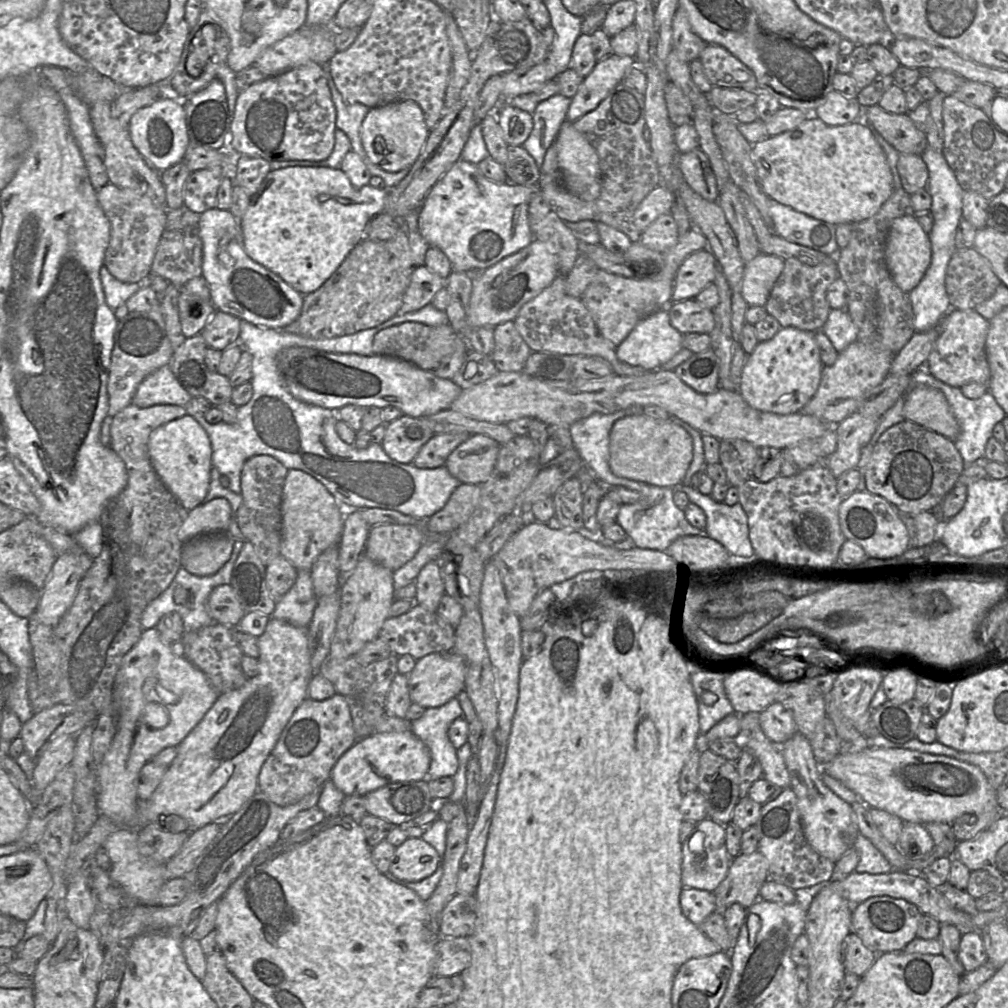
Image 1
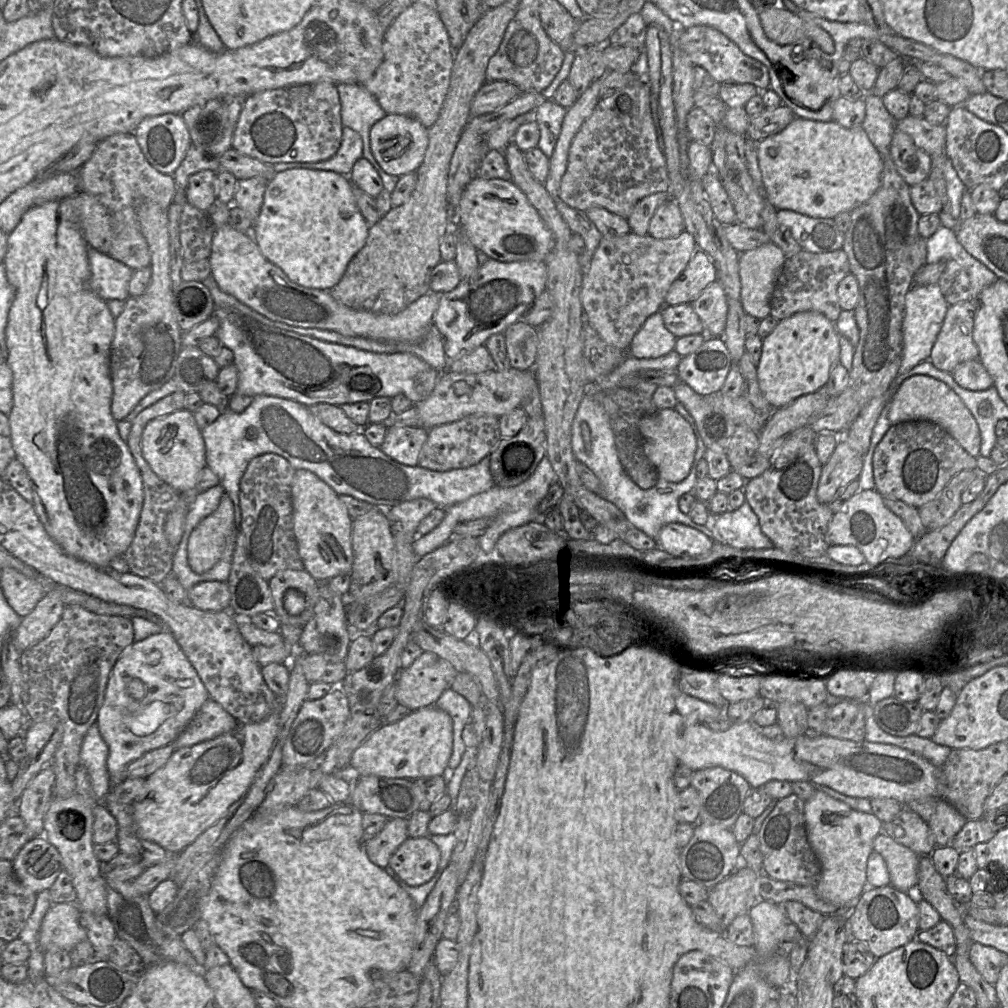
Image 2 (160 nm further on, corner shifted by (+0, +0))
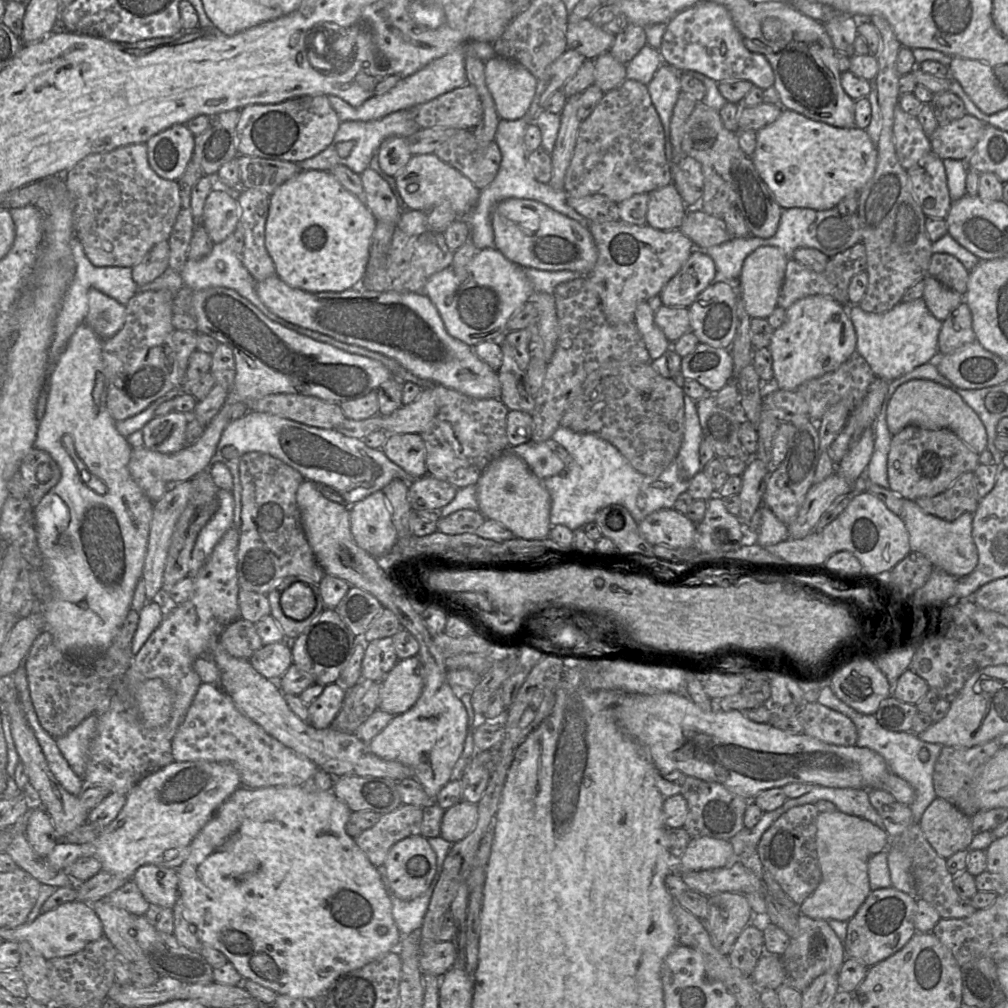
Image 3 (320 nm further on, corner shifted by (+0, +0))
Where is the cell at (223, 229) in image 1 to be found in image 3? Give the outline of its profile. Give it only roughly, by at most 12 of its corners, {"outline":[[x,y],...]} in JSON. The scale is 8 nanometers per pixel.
{"outline":[[257,282],[287,322],[383,354],[424,383],[499,399],[497,371],[423,292]]}

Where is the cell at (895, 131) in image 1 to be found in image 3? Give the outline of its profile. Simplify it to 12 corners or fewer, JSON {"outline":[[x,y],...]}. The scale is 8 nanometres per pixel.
{"outline":[[966,114],[929,136],[940,159],[966,161],[985,122]]}

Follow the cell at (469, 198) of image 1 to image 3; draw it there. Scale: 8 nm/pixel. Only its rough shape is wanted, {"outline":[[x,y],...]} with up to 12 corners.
{"outline":[[536,200],[493,211],[495,248],[520,266],[587,275],[589,229]]}

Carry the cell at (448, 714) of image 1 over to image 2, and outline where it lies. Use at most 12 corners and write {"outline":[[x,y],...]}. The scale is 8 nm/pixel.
{"outline":[[448,688],[435,703],[453,721],[453,748],[447,767],[454,770],[467,749],[462,732],[472,705]]}

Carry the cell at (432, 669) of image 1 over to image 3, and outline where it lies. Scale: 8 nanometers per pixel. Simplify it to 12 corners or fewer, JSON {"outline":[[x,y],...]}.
{"outline":[[418,657],[398,660],[381,681],[378,710],[401,715],[423,688]]}

